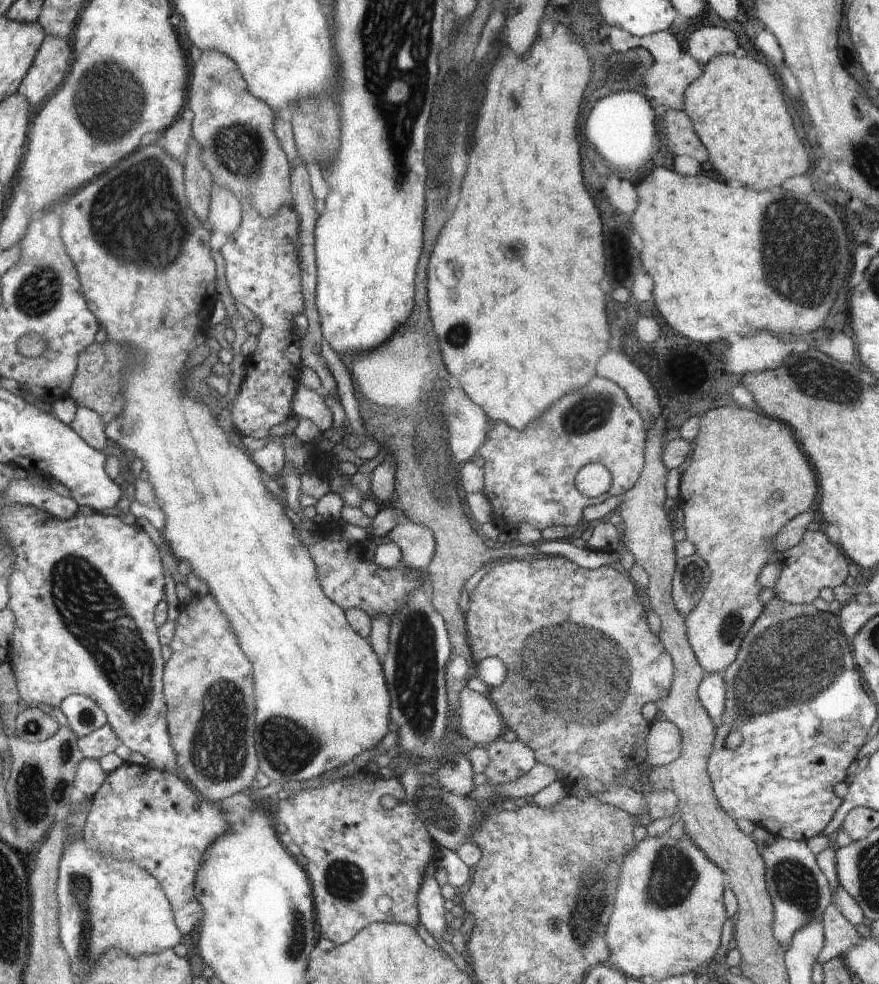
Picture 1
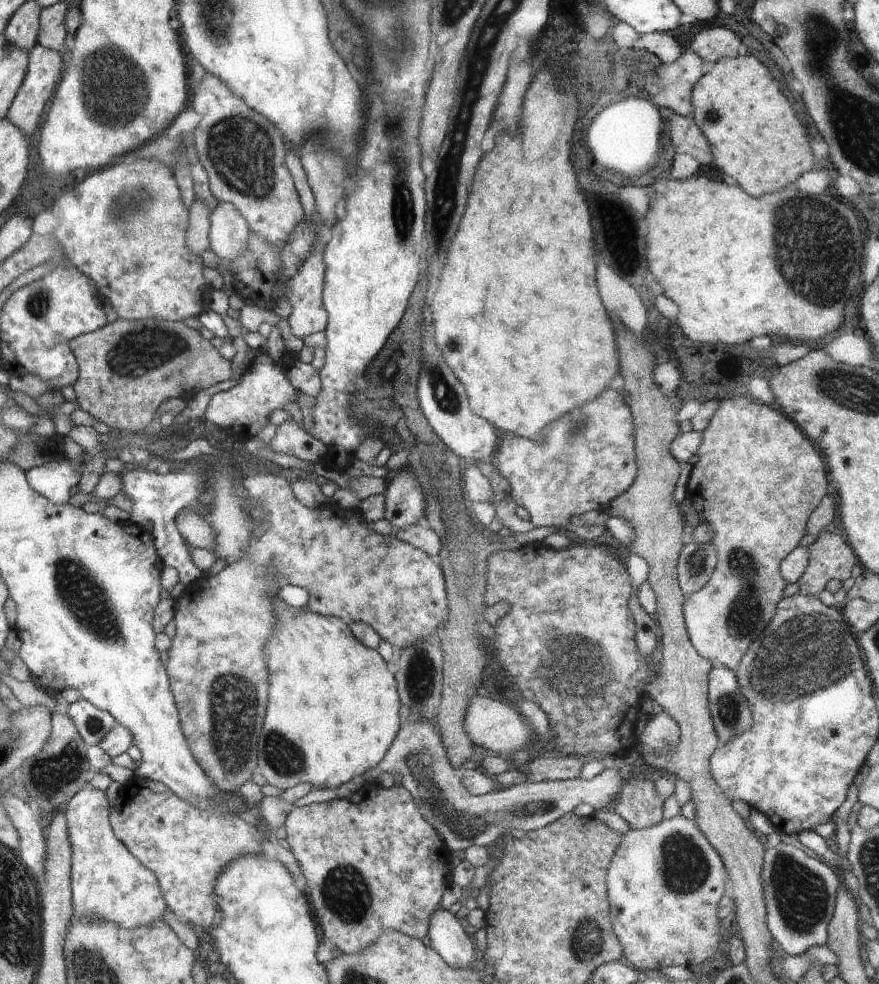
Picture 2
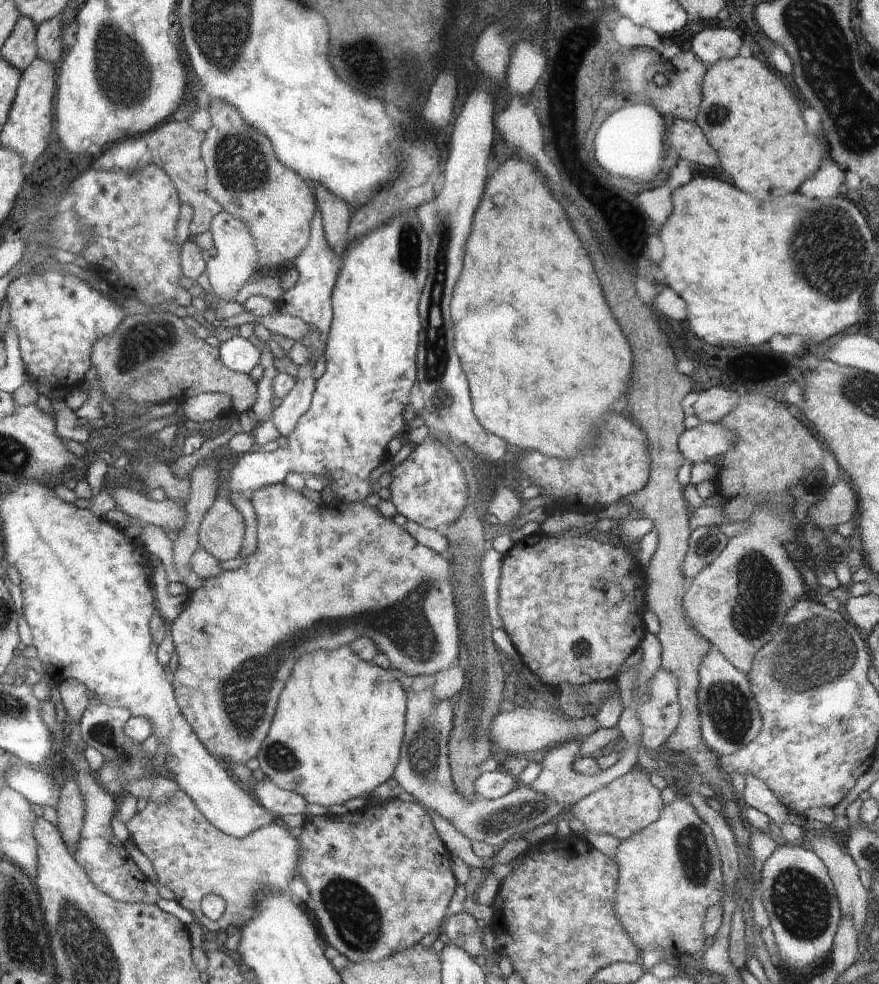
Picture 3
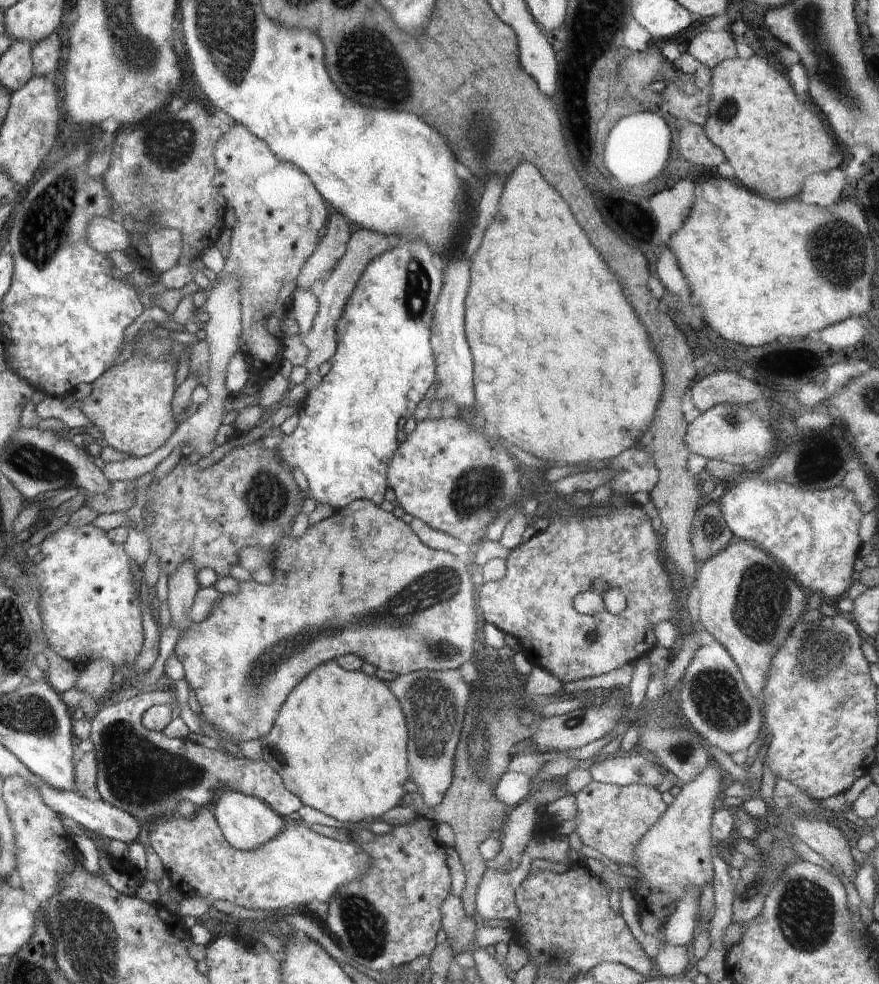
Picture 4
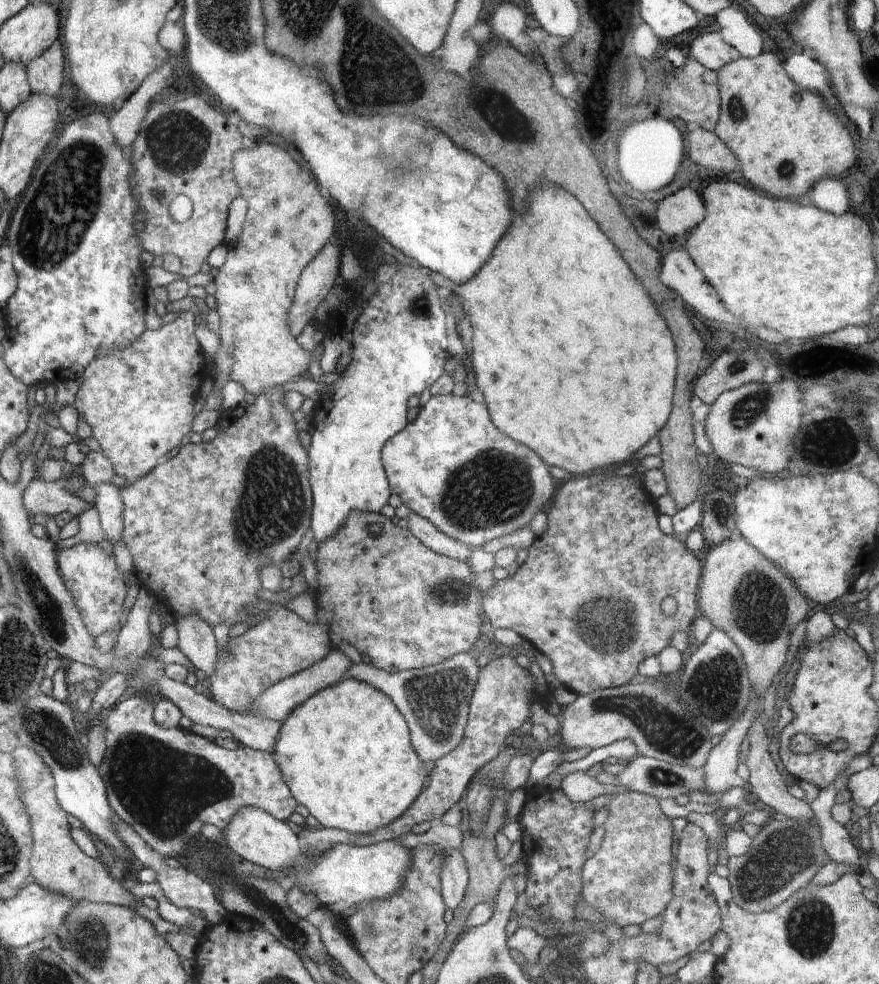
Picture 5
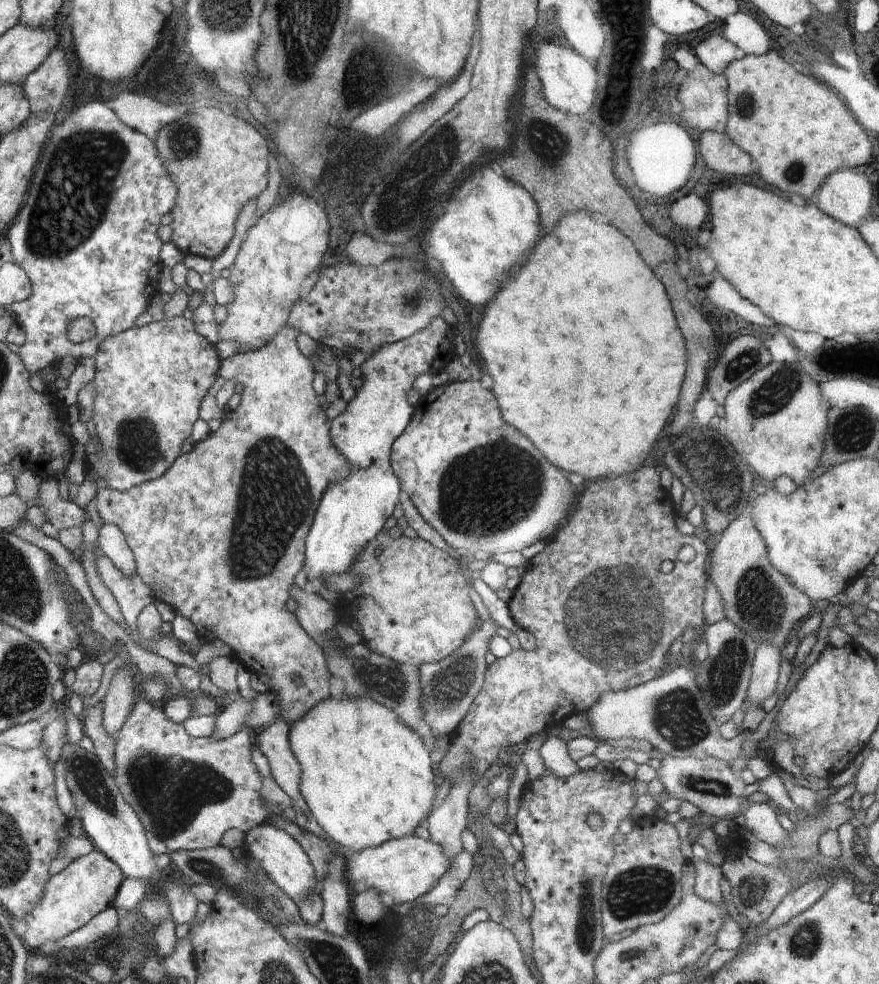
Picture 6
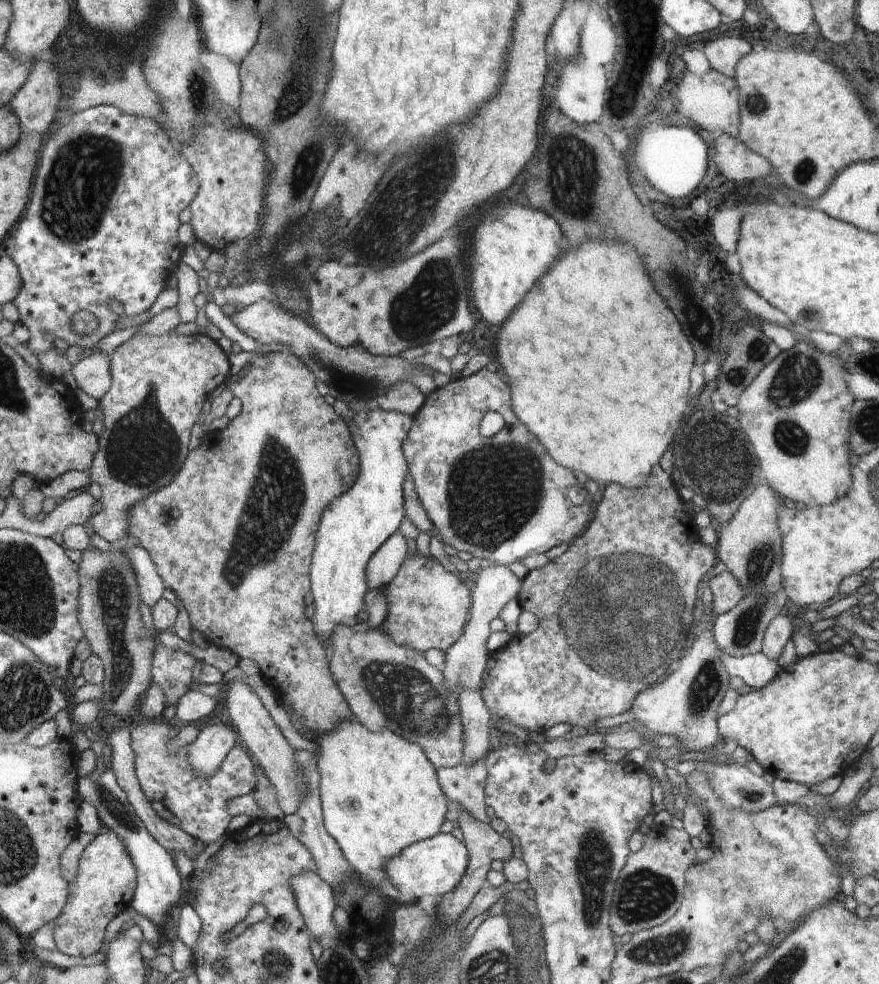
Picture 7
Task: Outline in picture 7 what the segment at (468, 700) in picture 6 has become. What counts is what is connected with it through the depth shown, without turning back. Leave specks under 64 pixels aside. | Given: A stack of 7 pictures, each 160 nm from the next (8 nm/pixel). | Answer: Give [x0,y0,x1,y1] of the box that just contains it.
[441,564,521,696]

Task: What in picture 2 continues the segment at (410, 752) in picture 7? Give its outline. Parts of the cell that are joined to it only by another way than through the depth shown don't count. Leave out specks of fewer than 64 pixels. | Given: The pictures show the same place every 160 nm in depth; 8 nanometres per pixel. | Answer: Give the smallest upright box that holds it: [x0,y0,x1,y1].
[259,596,400,790]

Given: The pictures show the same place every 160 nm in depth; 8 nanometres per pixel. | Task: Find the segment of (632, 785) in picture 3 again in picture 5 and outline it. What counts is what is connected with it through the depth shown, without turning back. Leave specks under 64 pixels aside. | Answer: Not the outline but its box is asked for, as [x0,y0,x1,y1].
[580,791,674,928]

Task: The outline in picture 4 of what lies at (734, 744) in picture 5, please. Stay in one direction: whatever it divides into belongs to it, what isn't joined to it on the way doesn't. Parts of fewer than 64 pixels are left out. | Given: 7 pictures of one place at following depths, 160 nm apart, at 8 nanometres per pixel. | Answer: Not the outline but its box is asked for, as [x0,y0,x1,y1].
[631,764,722,935]

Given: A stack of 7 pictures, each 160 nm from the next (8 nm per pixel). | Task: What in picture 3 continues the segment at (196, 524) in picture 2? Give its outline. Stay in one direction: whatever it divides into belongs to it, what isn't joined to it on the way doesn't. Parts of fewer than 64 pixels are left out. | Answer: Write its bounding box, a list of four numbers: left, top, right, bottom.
[109,486,244,561]

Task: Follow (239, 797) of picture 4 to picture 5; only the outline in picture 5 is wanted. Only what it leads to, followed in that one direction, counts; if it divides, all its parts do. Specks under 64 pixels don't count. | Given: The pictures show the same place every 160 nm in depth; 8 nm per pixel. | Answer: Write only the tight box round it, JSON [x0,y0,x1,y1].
[223,805,300,871]

